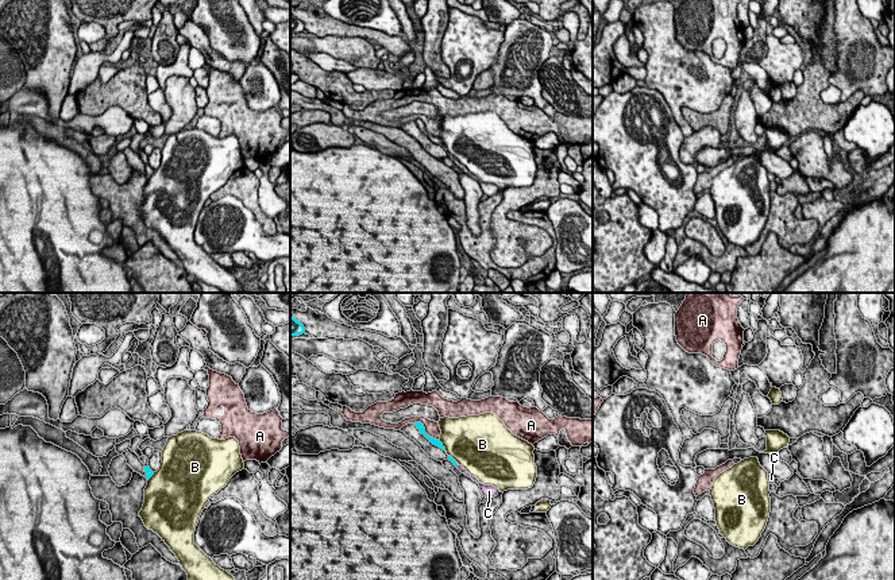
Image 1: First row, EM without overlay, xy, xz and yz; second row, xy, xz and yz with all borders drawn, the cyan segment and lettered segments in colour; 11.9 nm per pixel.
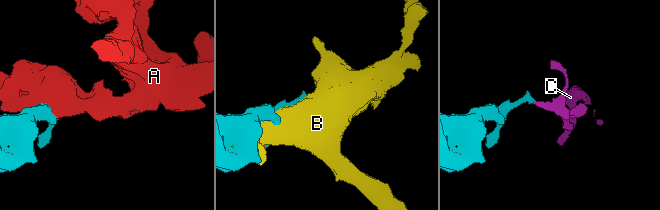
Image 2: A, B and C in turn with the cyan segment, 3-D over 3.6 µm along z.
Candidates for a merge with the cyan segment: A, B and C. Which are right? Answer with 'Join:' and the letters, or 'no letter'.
Join: C

